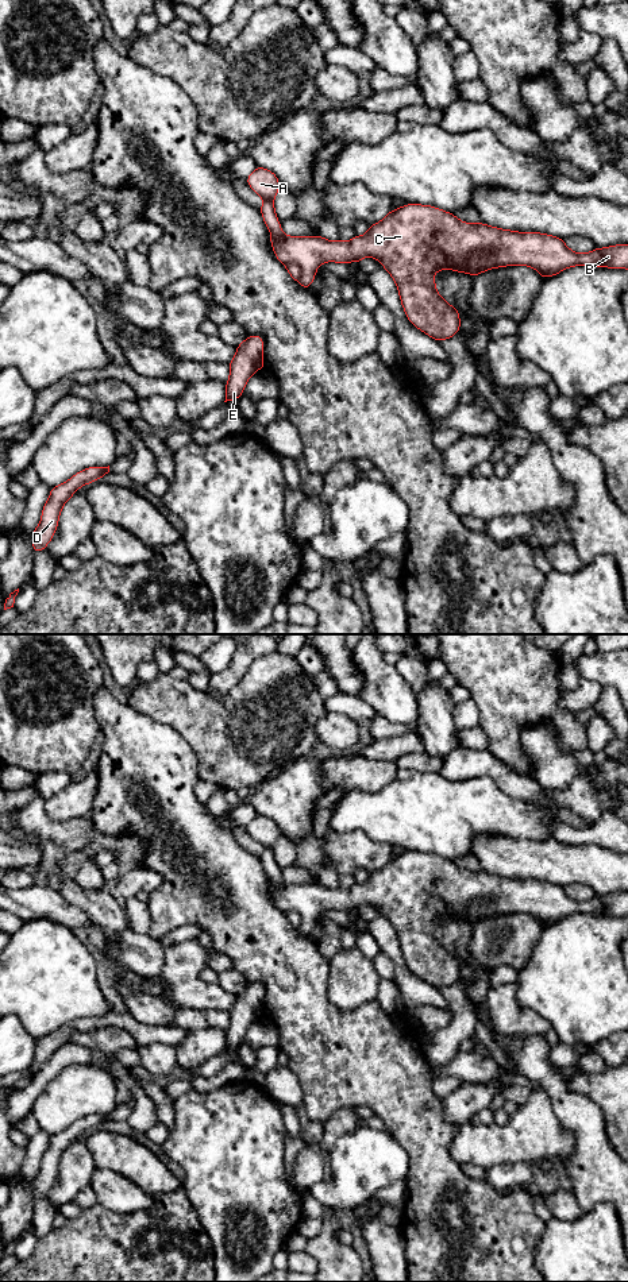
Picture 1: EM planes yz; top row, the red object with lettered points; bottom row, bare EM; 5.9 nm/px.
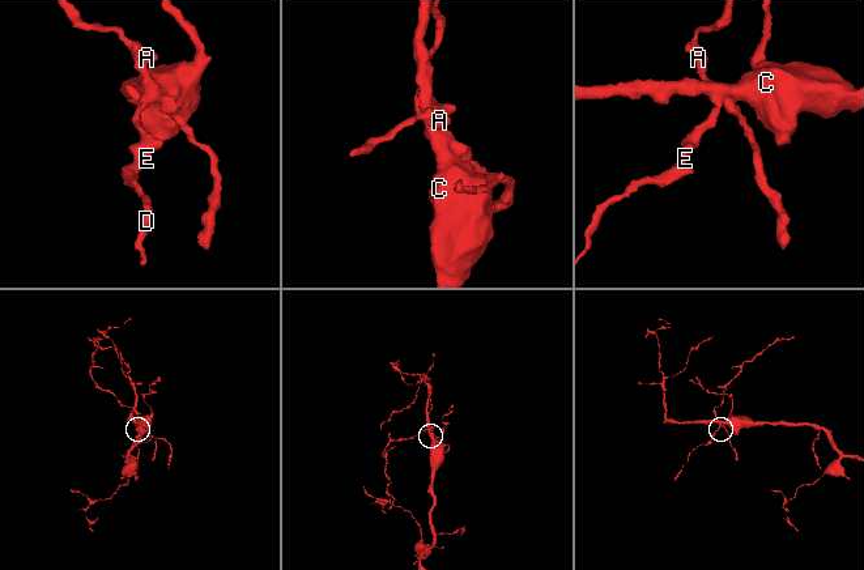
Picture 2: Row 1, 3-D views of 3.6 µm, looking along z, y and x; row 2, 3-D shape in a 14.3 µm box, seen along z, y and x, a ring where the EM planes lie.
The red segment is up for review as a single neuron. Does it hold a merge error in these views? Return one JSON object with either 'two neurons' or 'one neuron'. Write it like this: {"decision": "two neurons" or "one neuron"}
{"decision": "two neurons"}

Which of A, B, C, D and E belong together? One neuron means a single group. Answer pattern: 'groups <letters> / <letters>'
groups A / B C D E

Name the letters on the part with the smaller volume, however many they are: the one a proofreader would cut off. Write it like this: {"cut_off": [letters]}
{"cut_off": ["A"]}

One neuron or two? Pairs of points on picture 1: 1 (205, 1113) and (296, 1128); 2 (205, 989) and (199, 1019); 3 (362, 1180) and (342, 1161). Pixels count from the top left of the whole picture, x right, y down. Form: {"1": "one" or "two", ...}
{"1": "two", "2": "two", "3": "one"}

